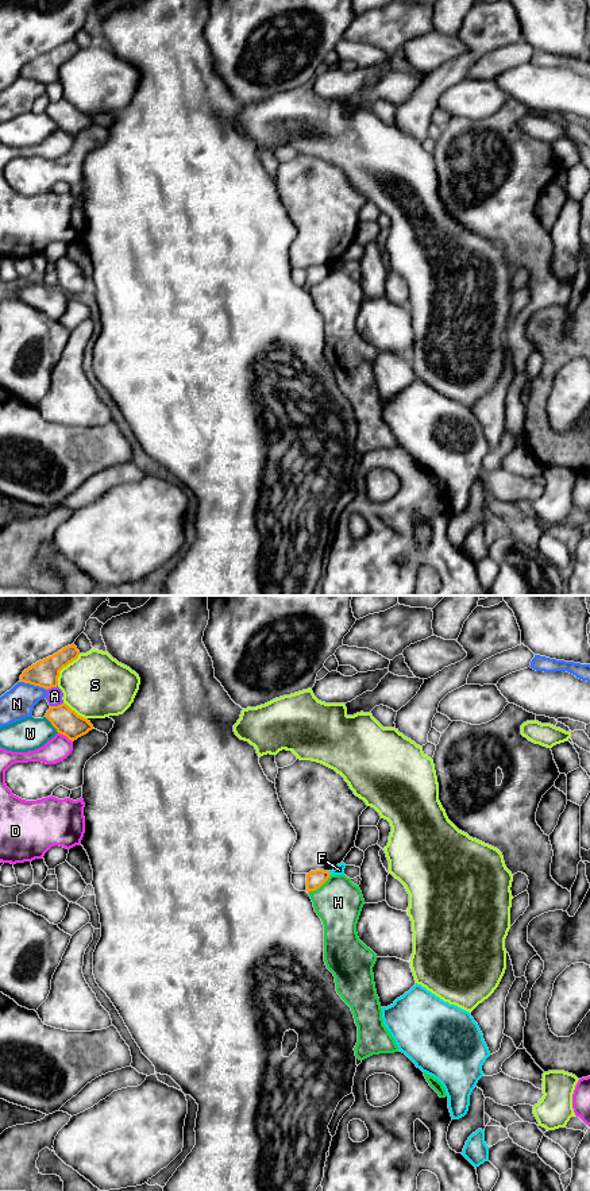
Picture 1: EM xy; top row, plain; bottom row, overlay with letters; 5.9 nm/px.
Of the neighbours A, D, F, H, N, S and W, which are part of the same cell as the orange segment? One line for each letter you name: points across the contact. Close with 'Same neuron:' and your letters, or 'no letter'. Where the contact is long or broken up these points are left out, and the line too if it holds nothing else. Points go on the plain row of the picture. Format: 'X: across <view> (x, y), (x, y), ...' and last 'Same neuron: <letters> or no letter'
Same neuron: no letter

